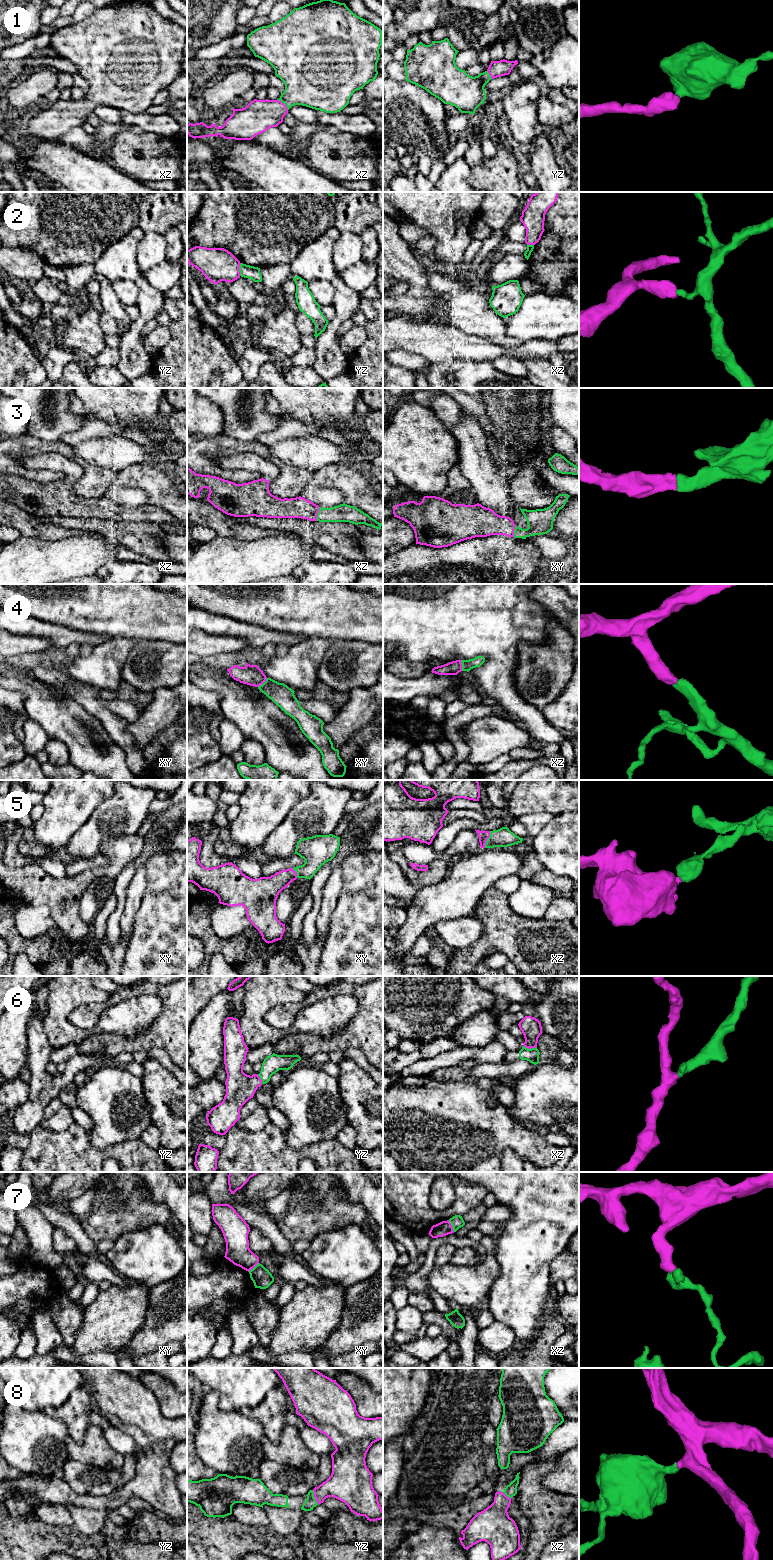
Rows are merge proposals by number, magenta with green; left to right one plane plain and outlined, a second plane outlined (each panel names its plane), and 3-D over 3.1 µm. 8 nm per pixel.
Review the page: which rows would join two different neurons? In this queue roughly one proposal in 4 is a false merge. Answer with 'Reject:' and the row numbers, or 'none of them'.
Reject: 2, 7

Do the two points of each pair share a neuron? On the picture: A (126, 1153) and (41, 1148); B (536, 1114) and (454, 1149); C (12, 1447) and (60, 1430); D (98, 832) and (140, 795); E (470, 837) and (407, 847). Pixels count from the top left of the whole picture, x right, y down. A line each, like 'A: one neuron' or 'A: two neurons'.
A: one neuron
B: two neurons
C: one neuron
D: one neuron
E: one neuron

